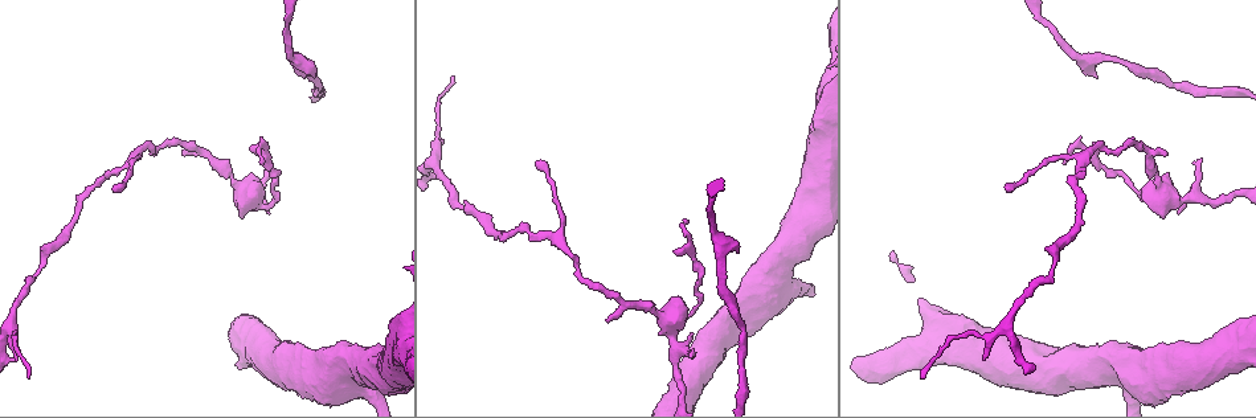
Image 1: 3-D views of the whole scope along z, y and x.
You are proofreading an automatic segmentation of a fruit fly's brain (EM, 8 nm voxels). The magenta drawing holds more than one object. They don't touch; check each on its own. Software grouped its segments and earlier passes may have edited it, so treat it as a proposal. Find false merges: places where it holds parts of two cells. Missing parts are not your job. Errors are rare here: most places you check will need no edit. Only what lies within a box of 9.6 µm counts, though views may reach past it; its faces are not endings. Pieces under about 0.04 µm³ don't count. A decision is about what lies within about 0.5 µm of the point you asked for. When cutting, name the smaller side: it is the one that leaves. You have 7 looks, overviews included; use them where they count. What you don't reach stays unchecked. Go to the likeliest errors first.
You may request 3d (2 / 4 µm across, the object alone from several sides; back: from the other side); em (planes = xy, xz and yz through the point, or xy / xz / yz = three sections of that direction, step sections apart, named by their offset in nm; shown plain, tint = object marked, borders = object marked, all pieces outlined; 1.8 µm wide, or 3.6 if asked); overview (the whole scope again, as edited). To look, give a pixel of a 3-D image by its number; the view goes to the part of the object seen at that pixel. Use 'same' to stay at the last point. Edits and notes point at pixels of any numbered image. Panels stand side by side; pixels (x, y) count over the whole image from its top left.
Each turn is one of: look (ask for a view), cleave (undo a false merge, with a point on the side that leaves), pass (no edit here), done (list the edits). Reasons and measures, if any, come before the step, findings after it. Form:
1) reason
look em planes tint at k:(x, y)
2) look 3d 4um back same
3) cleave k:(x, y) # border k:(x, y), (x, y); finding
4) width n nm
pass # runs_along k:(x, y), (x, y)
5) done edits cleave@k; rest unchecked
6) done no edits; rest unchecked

sudden change in width
look em 3.6um xz step 8 tint at 1:(778, 289)

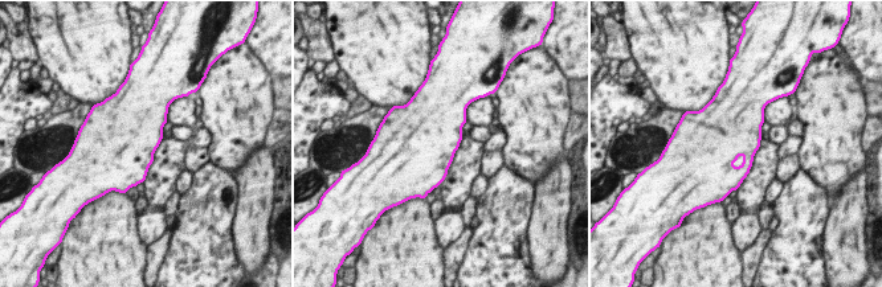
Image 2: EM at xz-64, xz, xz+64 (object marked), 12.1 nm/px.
width 550 nm
pass # all the same cell

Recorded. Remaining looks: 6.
sudden change in width
look 3d 4um at 1:(1172, 200)

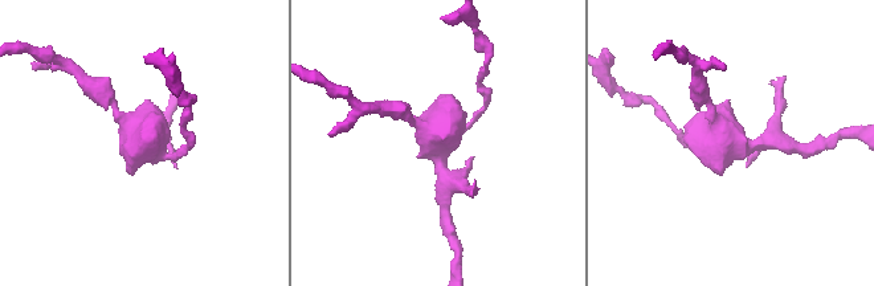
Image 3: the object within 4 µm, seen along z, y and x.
look em 3.6um planes plain at 3:(738, 148)

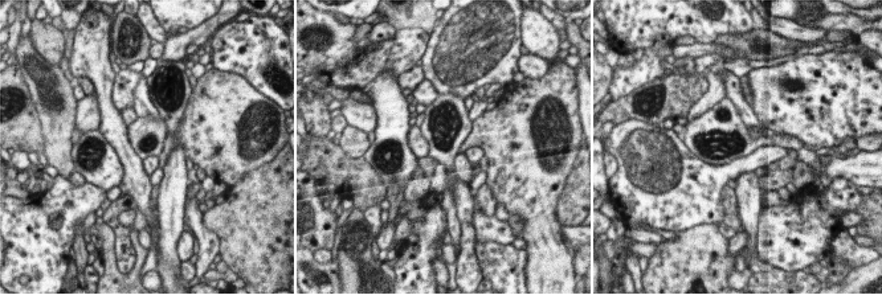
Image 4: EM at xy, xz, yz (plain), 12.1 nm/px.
with the object marked
look em 3.6um planes tint same

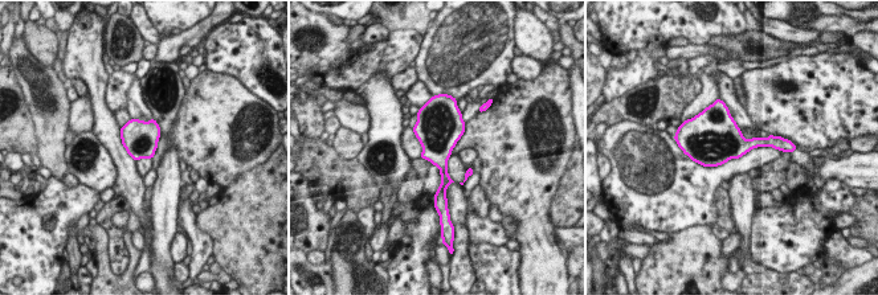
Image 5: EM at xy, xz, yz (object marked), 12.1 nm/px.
pass # one cell here

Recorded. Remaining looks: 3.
a narrow waist
look em planes tint at 1:(289, 35)

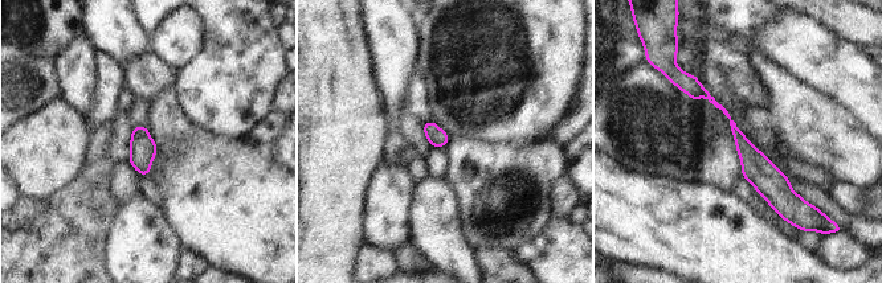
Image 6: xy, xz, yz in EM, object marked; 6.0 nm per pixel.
width 110 nm
pass # runs_along 6:(691, 78), (726, 113), (783, 206); one cell here

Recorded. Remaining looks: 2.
done no edits; rest unchecked

